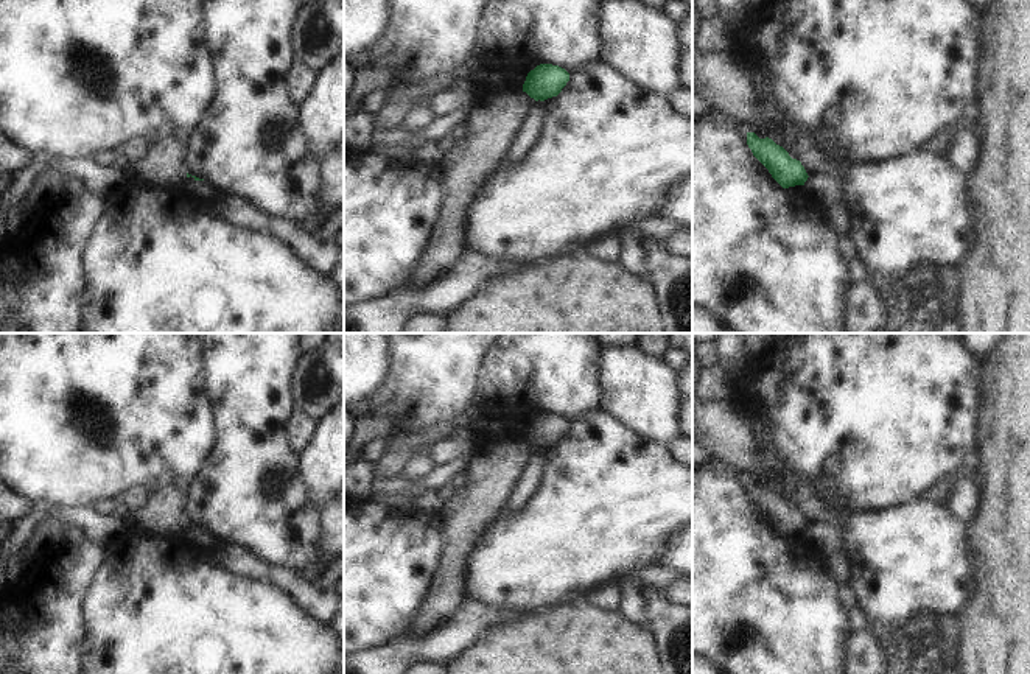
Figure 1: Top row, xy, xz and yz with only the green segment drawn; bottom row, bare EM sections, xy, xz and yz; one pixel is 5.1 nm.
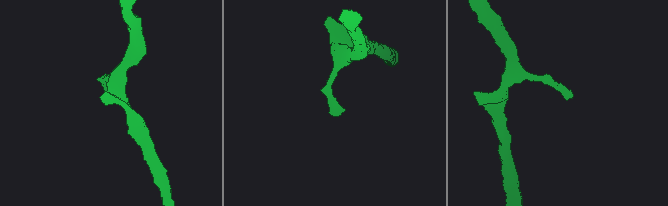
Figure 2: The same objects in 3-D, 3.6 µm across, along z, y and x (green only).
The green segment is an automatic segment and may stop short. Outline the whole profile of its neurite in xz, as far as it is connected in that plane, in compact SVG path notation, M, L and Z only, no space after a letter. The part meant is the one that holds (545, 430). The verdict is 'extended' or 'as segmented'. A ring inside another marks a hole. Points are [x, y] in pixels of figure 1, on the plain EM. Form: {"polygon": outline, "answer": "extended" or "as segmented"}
{"polygon": "M540 412L527 422L523 441L535 450L545 450L557 445L568 430L569 422L565 417L552 412Z", "answer": "as segmented"}

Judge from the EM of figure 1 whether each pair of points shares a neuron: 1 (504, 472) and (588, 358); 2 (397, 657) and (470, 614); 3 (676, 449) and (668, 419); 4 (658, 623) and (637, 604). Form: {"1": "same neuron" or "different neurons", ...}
{"1": "different neurons", "2": "same neuron", "3": "different neurons", "4": "same neuron"}

